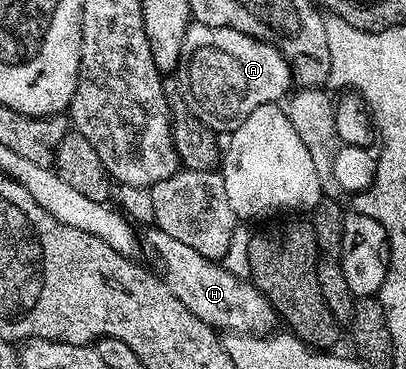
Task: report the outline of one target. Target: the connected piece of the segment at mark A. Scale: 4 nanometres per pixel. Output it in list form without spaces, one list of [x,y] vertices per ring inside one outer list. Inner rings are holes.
[[[197,22],[191,23],[185,34],[184,50],[181,52],[178,70],[179,73],[182,72],[185,84],[182,86],[182,91],[189,108],[198,120],[218,134],[229,134],[238,129],[245,118],[260,106],[283,101],[294,84],[290,64],[279,54],[278,48],[274,45],[254,39],[242,31],[226,27],[208,27],[207,24]]]

